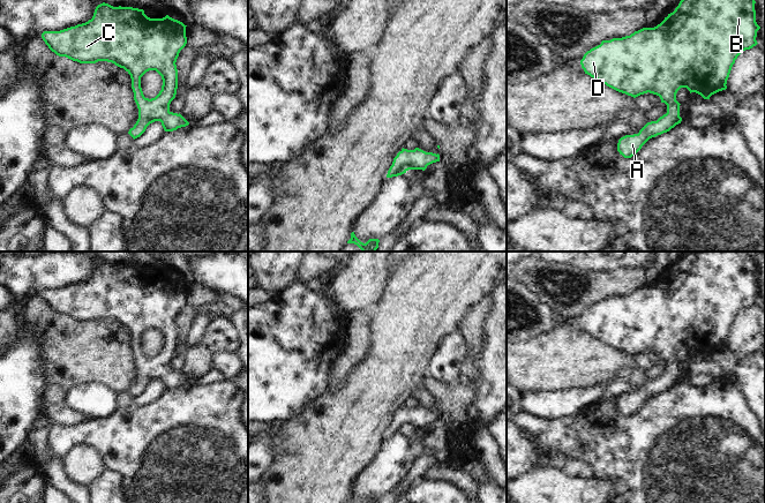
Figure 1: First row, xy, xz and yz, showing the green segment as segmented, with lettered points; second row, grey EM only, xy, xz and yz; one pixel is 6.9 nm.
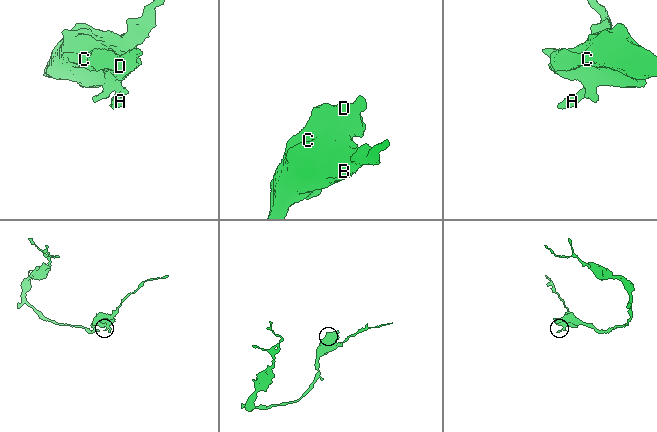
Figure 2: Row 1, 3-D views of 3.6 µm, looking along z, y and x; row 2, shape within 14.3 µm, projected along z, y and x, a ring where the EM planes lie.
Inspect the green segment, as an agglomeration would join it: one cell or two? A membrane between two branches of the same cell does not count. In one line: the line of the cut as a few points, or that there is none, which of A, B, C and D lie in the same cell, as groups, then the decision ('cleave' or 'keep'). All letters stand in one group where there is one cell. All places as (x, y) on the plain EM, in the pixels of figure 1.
cut none; groups A B C D; keep

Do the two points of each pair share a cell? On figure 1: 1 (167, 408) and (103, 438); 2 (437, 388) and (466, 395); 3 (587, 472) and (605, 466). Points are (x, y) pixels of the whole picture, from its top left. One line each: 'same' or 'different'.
1: same
2: same
3: different

